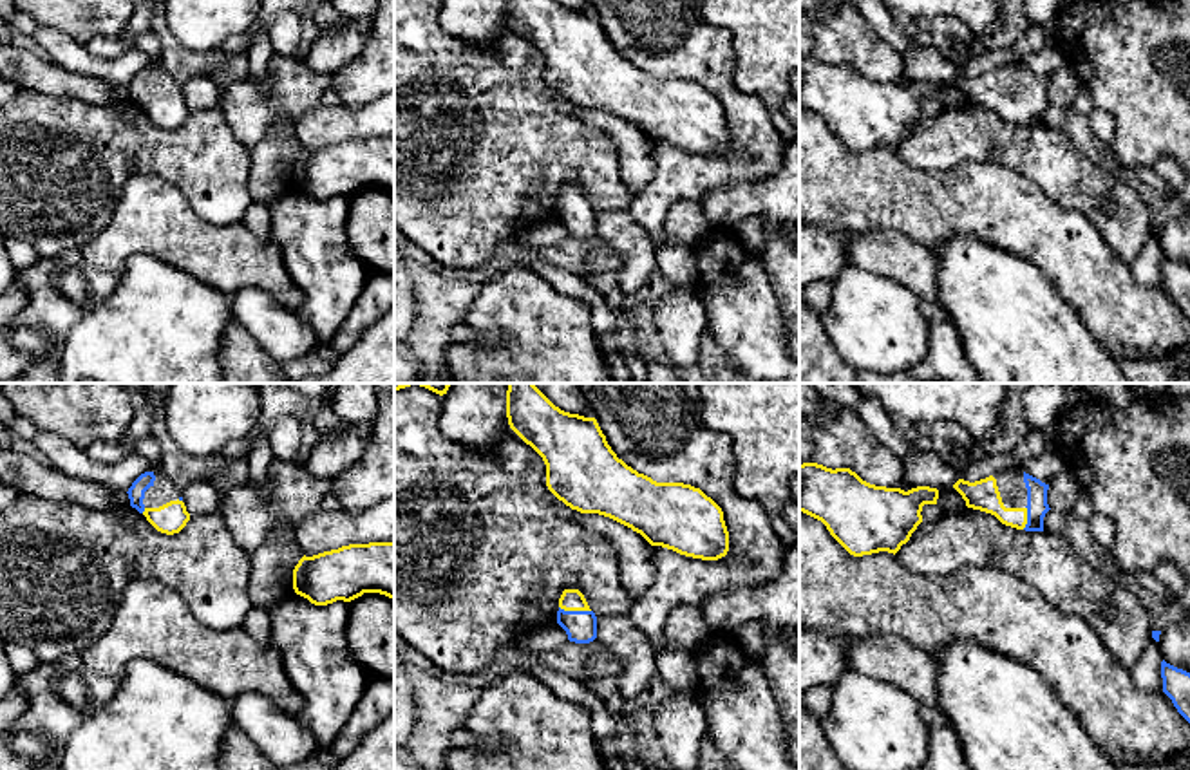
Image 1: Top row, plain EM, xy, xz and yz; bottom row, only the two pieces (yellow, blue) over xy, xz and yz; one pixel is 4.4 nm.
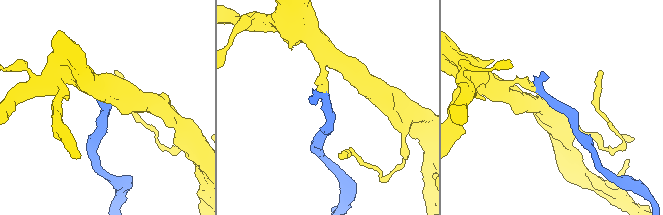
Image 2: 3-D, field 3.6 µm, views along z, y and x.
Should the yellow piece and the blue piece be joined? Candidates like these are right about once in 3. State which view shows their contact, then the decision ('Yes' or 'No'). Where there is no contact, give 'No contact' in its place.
Touches yellow in xz. Yes

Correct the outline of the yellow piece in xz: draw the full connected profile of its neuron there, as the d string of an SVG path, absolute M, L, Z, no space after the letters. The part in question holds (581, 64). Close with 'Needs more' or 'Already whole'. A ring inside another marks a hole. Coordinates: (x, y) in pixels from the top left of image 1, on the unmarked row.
M506 0L510 23L546 60L546 81L571 105L609 112L640 128L651 141L680 150L718 155L729 146L722 103L700 83L684 78L656 78L628 61L606 36L595 13L570 9L555 0Z. Already whole

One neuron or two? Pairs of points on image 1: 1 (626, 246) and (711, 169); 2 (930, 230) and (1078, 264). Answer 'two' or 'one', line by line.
1: two
2: one

